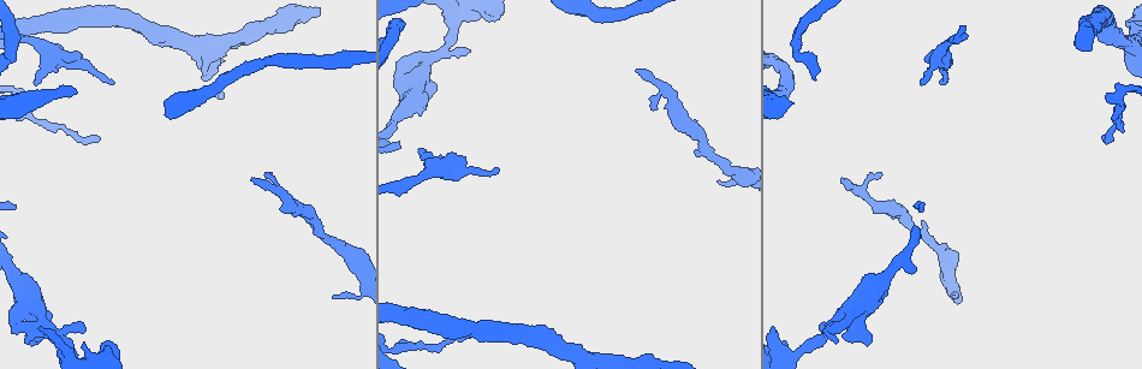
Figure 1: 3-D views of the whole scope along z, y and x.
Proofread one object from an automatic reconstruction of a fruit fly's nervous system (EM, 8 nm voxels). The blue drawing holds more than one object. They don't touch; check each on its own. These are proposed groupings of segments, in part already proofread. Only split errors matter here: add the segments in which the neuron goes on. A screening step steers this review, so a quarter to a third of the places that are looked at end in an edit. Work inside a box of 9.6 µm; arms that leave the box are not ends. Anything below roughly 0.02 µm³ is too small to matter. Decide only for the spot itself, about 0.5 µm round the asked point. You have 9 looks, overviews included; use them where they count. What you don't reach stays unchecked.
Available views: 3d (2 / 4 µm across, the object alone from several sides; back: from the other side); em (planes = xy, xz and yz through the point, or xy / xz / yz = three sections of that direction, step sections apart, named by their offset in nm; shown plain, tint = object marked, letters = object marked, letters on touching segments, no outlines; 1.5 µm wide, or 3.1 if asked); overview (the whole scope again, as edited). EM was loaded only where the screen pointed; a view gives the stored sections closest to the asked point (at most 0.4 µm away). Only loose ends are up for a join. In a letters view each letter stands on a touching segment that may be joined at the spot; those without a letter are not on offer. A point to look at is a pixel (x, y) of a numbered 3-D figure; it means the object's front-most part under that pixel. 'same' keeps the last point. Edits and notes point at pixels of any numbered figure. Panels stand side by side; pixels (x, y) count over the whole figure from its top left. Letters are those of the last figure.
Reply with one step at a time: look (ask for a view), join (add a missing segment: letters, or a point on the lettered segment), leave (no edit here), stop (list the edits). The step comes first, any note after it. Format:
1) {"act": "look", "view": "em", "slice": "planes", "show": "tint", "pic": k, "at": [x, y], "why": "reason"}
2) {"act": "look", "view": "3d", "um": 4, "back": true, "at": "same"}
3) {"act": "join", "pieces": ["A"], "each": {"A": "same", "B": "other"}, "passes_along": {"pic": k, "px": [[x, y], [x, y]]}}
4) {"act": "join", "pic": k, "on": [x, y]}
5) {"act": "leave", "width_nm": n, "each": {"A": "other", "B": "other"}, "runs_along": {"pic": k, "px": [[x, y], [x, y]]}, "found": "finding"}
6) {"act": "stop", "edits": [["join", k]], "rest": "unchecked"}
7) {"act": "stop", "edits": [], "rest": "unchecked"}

{"act": "look", "view": "em", "slice": "planes", "show": "letters", "pic": 1, "at": [333, 296], "why": "free end"}

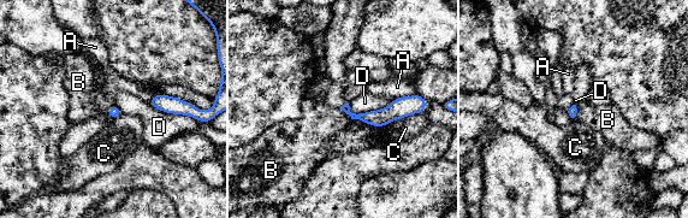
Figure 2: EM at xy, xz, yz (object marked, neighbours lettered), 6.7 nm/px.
{"act": "leave", "each": {"A": "other", "B": "other", "C": "other", "D": "other"}, "runs_along": {"pic": 2, "px": [[415, 100], [381, 117], [354, 116], [345, 107]]}, "found": "no lettered segment goes on from it"}

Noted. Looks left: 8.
{"act": "look", "view": "em", "slice": "planes", "show": "letters", "pic": 1, "at": [842, 178], "why": "an open end"}

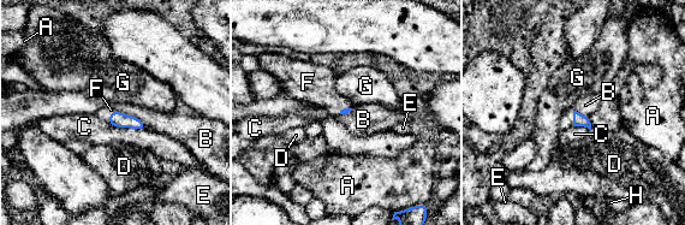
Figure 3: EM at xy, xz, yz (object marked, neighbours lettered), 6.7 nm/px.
{"act": "join", "pieces": ["F"], "each": {"A": "other", "B": "other", "C": "other", "D": "other", "E": "other", "F": "same", "G": "other", "H": "other"}, "passes_along": {"pic": 3, "px": [[578, 119], [573, 118], [566, 120]]}, "found": "it goes on there"}

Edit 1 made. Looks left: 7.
{"act": "look", "view": "overview", "why": "redraw"}

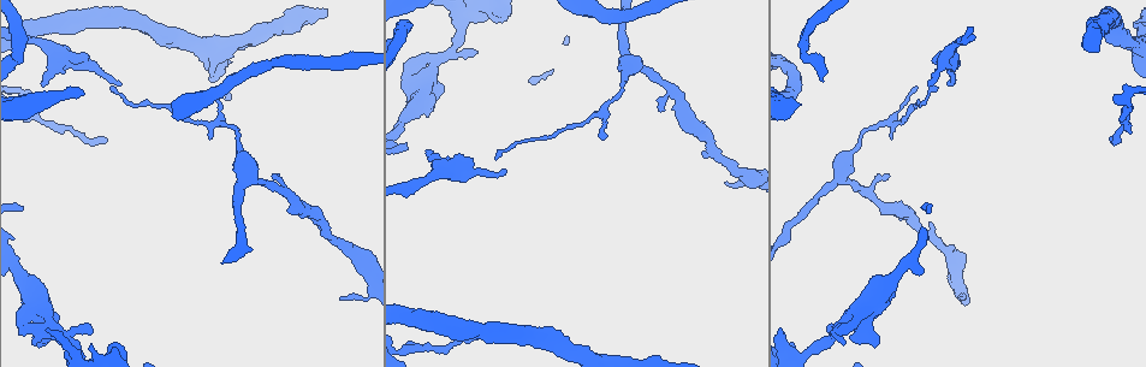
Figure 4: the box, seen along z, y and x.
{"act": "look", "view": "3d", "um": 4, "pic": 4, "at": [928, 83], "why": "thin end"}

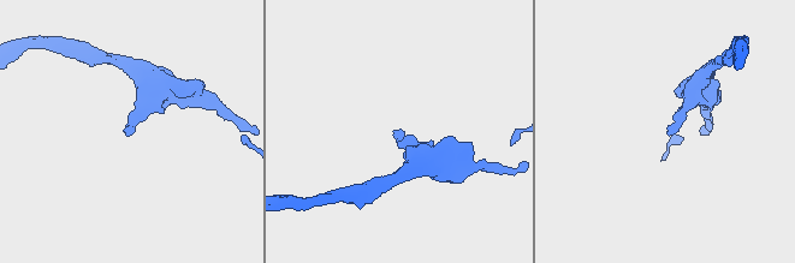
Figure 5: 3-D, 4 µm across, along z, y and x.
{"act": "look", "view": "em", "slice": "yz", "step": 8, "show": "letters", "pic": 5, "at": [397, 131], "why": "shape alone is not enough"}

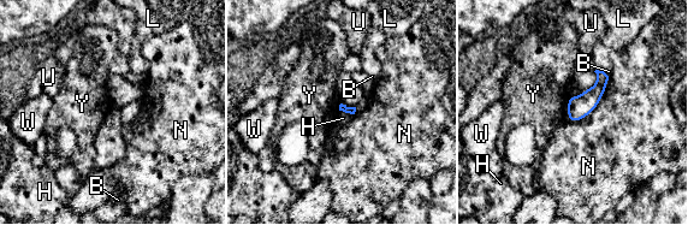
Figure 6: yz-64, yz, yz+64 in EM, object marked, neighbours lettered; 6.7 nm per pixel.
{"act": "look", "view": "em", "slice": "planes", "show": "letters", "at": "same", "why": "cut it another way"}

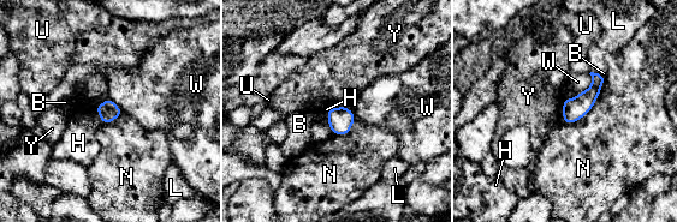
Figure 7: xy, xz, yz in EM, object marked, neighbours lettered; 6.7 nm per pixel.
{"act": "leave", "each": {"B": "other", "H": "other", "L": "other", "N": "other", "U": "other", "W": "other", "Y": "other"}, "border": {"pic": 7, "px": [[94, 108], [102, 122]]}, "found": "none of them fits"}

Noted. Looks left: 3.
{"act": "stop", "edits": [["join", 3]], "rest": "unchecked"}

